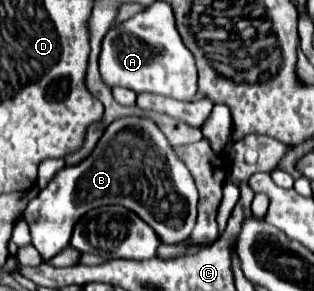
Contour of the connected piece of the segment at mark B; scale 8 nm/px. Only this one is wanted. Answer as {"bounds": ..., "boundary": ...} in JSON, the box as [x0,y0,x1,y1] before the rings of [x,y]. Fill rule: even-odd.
{"bounds":[26,118,198,260],"boundary":[[[118,118],[110,126],[106,126],[92,154],[74,166],[64,166],[48,182],[48,186],[28,204],[26,222],[30,224],[32,244],[42,254],[44,260],[54,258],[64,246],[68,246],[72,228],[80,220],[80,216],[84,216],[92,208],[106,204],[118,204],[128,208],[130,212],[136,212],[140,218],[146,220],[146,224],[150,224],[156,230],[160,240],[166,244],[180,244],[190,238],[196,224],[196,204],[198,204],[196,184],[192,180],[190,170],[178,158],[176,150],[170,146],[166,136],[160,134],[160,128],[124,128],[124,118]]]}

